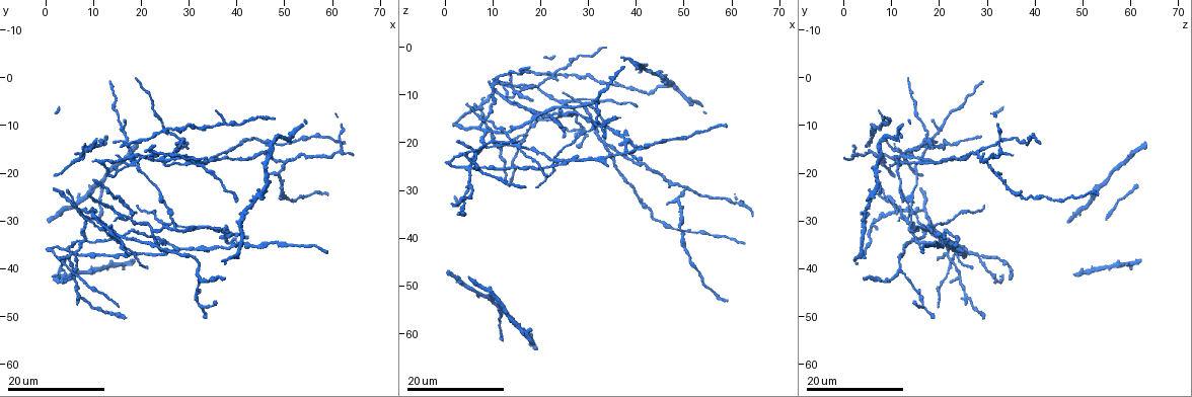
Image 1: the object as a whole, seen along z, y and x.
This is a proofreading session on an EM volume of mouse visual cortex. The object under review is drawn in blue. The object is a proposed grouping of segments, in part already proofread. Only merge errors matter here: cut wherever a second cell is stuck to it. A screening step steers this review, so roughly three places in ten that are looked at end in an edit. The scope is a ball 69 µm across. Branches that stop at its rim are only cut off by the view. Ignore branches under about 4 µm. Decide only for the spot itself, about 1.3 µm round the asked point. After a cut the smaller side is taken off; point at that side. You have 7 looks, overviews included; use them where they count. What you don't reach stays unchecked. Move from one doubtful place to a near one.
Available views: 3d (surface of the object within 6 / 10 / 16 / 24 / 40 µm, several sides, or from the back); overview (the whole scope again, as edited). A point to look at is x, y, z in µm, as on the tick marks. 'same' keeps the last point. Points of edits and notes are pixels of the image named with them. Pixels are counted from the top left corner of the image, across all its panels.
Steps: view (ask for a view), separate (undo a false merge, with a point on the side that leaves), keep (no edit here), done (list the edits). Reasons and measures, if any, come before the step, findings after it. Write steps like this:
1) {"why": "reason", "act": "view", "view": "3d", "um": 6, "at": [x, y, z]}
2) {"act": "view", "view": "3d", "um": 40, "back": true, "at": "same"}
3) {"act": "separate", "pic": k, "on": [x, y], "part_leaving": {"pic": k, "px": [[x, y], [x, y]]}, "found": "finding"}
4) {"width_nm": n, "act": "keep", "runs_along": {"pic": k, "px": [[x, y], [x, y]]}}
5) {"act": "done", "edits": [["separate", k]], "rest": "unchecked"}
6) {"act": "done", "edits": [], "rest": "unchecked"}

{"why": "three arms meet", "act": "view", "view": "3d", "um": 16, "at": [16.5, 29.5, 12.5]}

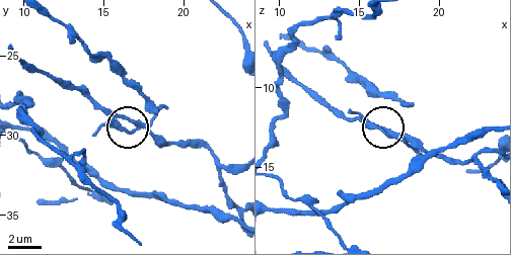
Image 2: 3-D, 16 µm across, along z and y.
{"act": "view", "view": "3d", "um": 6, "at": [16.8, 29.2, 12.6]}

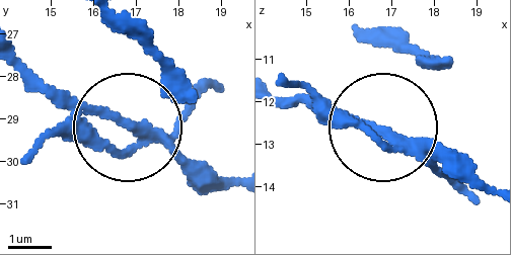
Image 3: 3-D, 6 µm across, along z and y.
{"side_arm_um": 12, "act": "keep", "runs_along": {"pic": 3, "px": [[229, 181], [197, 177], [121, 122], [26, 94]]}, "found": "continuous, no second cell"}

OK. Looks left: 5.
{"why": "four arms meet", "act": "view", "view": "3d", "um": 16, "at": [4.5, 35.5, 25.5]}

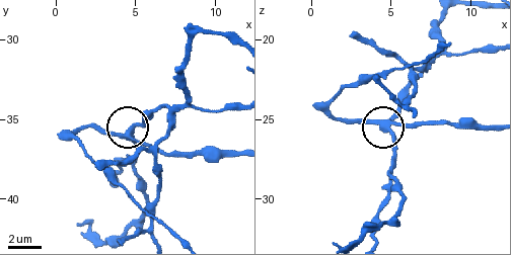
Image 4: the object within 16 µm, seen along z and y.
{"act": "view", "view": "3d", "um": 6, "at": [4.7, 36.0, 25.5]}

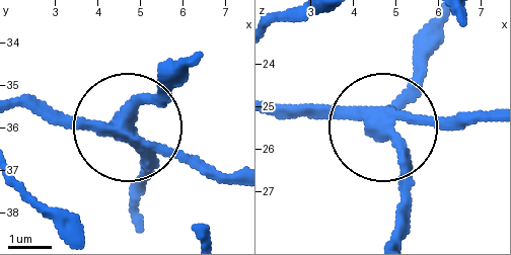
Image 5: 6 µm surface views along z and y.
{"width_nm": 320, "act": "separate", "pic": 5, "on": [61, 112], "part_leaving": {"pic": 5, "px": [[127, 132], [232, 175]]}, "found": "two cells meet here"}

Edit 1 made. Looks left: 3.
{"why": "three arms meet", "act": "view", "view": "3d", "um": 24, "at": [26.5, 31.5, 13.0]}

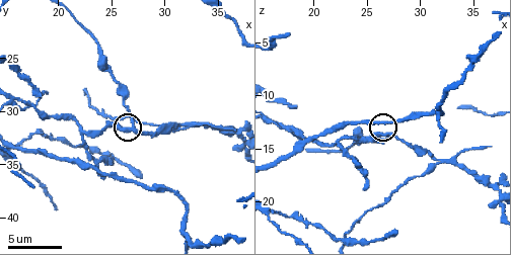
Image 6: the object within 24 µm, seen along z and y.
{"act": "view", "view": "3d", "um": 6, "at": [27.0, 31.8, 13.4]}

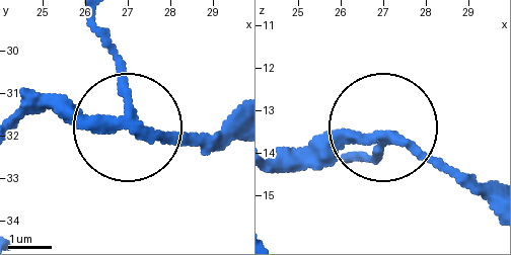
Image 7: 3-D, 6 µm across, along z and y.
{"act": "separate", "pic": 7, "on": [120, 62], "part_leaving": {"pic": 7, "px": [[133, 121], [115, 49], [93, 16]]}, "found": "a second cell is stuck on"}

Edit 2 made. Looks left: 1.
{"why": "branch point", "act": "view", "view": "3d", "um": 10, "at": [22.2, 32.2, 14.4]}

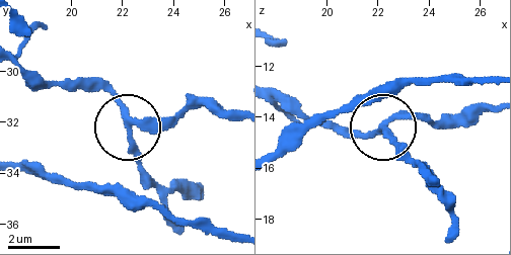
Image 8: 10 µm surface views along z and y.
{"width_nm": 210, "act": "keep", "runs_along": {"pic": 8, "px": [[494, 112], [450, 125], [391, 121], [384, 130], [397, 156]]}, "found": "all the same cell"}

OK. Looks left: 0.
{"act": "done", "edits": [["separate", 5], ["separate", 7]], "rest": "unchecked"}

